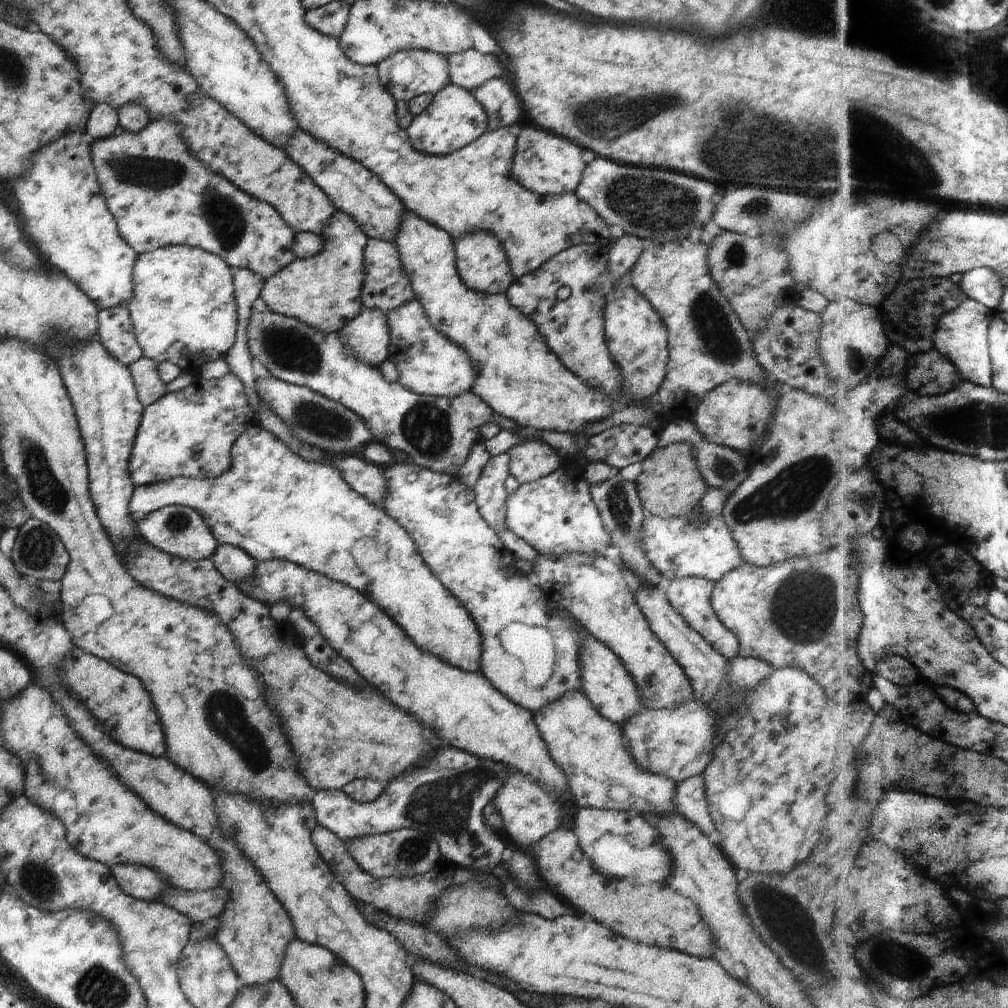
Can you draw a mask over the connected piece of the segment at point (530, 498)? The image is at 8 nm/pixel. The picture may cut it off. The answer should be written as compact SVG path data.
M563 462L546 477L520 485L505 499L507 528L524 540L539 555L562 555L578 552L603 557L610 544L609 533L602 525L591 500L588 486L580 485L581 468Z

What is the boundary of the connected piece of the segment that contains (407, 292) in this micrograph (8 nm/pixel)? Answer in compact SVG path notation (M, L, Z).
M368 238L363 249L362 261L363 282L360 288L360 303L363 307L377 309L386 314L414 298L414 292L393 243Z

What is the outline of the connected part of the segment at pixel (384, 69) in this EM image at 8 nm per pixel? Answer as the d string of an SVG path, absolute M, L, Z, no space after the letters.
M423 49L394 52L376 64L379 84L390 92L396 101L406 102L422 94L433 96L438 90L441 90L449 83L447 67L446 57Z

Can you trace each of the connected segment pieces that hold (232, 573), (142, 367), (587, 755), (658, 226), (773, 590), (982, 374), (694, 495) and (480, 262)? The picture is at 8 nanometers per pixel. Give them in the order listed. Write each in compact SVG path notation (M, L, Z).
M217 545L209 556L215 570L233 584L248 581L254 577L254 564L256 560L247 556L243 550L236 546Z
M143 356L127 365L133 379L136 397L143 407L166 393L165 385L157 375L156 365L151 359Z
M571 691L532 714L533 722L540 737L546 744L551 760L559 767L568 784L568 791L577 802L577 807L584 809L603 809L643 813L662 814L670 818L674 810L673 798L675 783L666 776L648 773L640 769L626 749L620 728L607 720L591 706L591 703L580 691Z
M596 156L585 164L573 192L607 226L615 224L625 234L662 243L684 239L693 228L703 227L705 220L709 222L713 204L707 198L707 184L701 178L675 174L675 170L647 170L647 166L622 165Z
M831 550L792 561L787 559L766 567L749 563L726 572L714 582L710 605L719 622L737 639L737 655L762 660L773 669L795 667L805 671L836 704L856 703L867 698L875 688L875 673L867 670L857 654L857 638L863 628L863 612L859 608L859 568L855 566L853 552Z
M973 300L963 301L955 310L941 317L939 328L933 334L933 350L945 356L962 380L984 386L994 386L994 368L990 355L990 326L997 311Z
M673 443L653 449L639 462L639 474L634 485L645 513L665 517L686 517L702 499L707 490L692 454L692 446L687 443Z
M488 231L465 233L452 239L454 263L461 282L469 289L483 294L497 294L506 291L514 281L500 242Z

